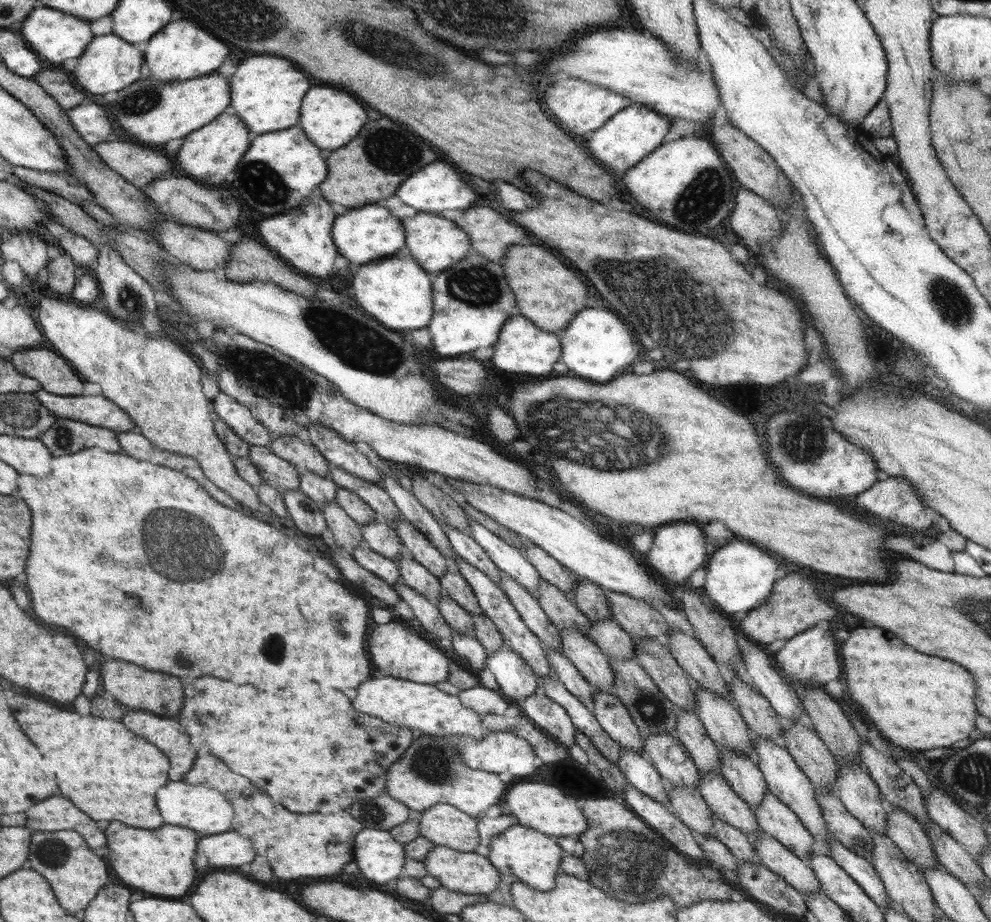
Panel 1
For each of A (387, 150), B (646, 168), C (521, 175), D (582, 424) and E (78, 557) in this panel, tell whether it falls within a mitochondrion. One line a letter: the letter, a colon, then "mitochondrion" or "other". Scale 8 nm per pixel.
A: mitochondrion
B: other
C: other
D: mitochondrion
E: other

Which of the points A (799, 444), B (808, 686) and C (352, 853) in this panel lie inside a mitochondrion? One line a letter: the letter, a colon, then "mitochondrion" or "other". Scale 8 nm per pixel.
A: mitochondrion
B: other
C: other

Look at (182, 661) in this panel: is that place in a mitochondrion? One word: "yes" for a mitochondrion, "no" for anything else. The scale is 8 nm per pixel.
yes

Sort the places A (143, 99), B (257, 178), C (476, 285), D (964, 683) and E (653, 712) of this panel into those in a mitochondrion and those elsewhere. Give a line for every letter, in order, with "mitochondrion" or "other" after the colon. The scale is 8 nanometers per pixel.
A: mitochondrion
B: mitochondrion
C: mitochondrion
D: other
E: mitochondrion

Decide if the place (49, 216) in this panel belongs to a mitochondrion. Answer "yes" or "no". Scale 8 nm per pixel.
no

